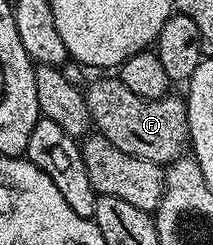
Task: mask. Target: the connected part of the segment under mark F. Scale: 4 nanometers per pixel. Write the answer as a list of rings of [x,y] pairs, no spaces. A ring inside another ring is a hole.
[[[103,75],[100,81],[95,81],[91,86],[88,84],[85,89],[91,124],[113,147],[121,147],[129,155],[137,159],[145,159],[157,163],[161,167],[166,166],[179,157],[184,156],[189,145],[189,134],[187,131],[187,103],[182,96],[168,95],[156,101],[141,99],[141,95],[133,95],[125,83],[121,83],[118,76]]]

